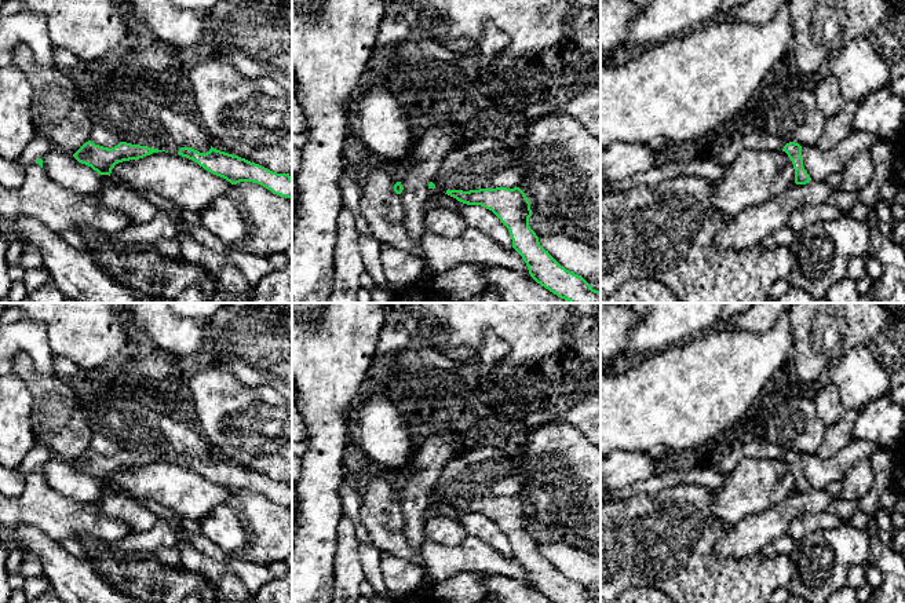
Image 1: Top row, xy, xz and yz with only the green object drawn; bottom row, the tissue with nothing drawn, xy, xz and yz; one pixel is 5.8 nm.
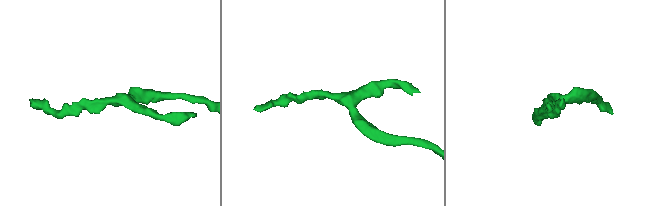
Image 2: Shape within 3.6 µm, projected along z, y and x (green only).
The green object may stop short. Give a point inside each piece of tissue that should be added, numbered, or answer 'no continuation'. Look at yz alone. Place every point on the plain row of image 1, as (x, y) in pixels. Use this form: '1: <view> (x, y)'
no continuation

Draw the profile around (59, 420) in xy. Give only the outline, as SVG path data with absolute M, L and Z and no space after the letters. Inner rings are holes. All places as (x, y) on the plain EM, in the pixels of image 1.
M25 354L11 361L12 374L21 377L33 396L33 431L58 457L73 464L90 449L94 432L83 409L83 392L74 381L61 380L36 369Z

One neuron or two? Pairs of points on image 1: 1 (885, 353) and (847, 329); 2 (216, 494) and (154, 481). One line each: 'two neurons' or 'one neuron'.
1: one neuron
2: one neuron

